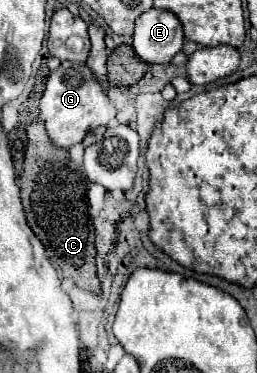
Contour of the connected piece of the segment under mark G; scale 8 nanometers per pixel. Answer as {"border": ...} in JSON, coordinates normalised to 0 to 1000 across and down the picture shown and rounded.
{"border":[[[237,166],[183,209],[175,247],[152,273],[152,316],[183,343],[183,365],[230,397],[268,397],[315,381],[354,349],[385,338],[424,338],[447,322],[447,284],[409,252],[401,231],[377,220],[339,172],[315,166]]]}

